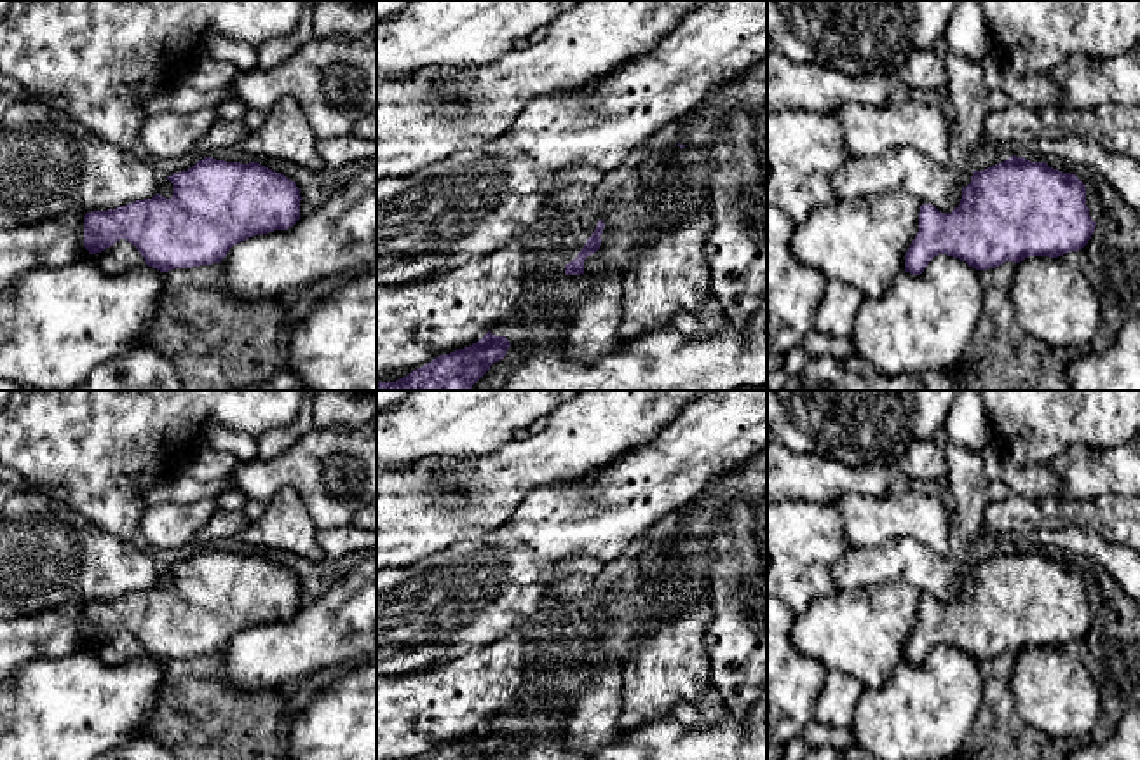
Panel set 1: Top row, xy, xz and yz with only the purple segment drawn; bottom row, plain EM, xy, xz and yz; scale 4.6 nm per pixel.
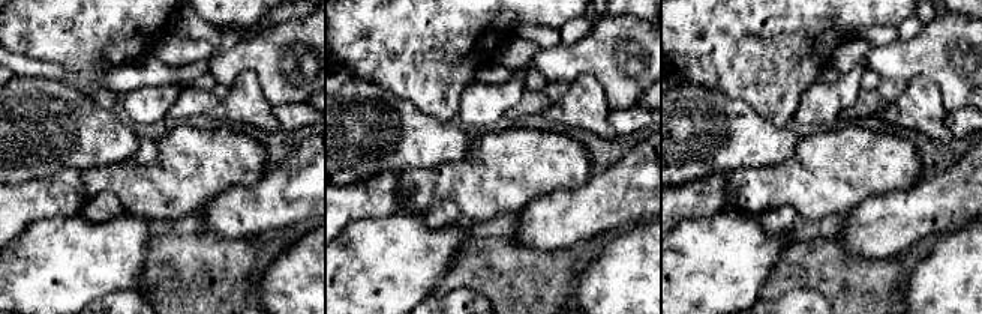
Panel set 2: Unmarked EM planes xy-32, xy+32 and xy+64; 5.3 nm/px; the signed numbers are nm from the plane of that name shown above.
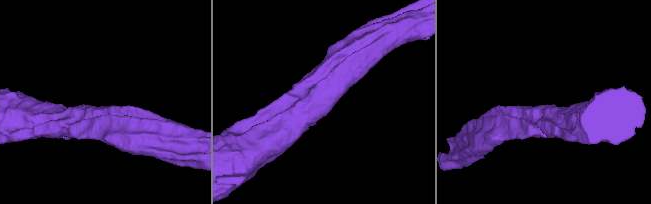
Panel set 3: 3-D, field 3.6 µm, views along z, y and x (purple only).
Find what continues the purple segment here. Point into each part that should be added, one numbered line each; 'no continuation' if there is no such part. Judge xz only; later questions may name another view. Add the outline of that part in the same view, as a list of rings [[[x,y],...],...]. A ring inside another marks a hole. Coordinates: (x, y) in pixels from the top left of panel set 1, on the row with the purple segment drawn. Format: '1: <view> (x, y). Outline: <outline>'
no continuation

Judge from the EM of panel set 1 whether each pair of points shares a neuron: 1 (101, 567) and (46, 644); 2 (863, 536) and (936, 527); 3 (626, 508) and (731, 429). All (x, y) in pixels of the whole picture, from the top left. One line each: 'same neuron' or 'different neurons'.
1: different neurons
2: same neuron
3: same neuron

